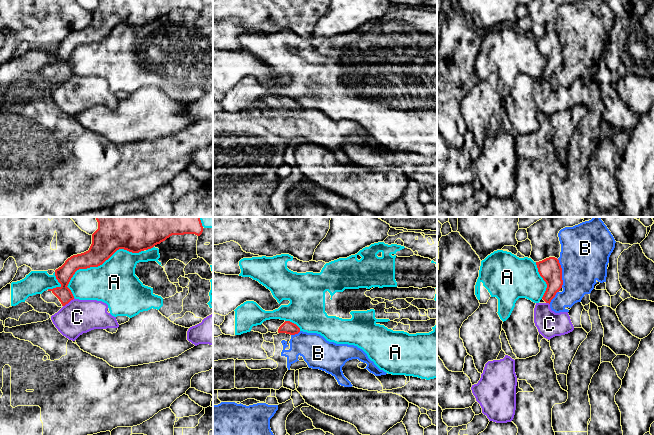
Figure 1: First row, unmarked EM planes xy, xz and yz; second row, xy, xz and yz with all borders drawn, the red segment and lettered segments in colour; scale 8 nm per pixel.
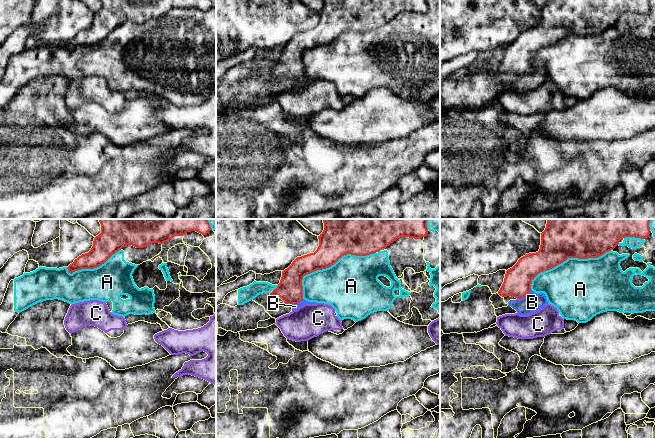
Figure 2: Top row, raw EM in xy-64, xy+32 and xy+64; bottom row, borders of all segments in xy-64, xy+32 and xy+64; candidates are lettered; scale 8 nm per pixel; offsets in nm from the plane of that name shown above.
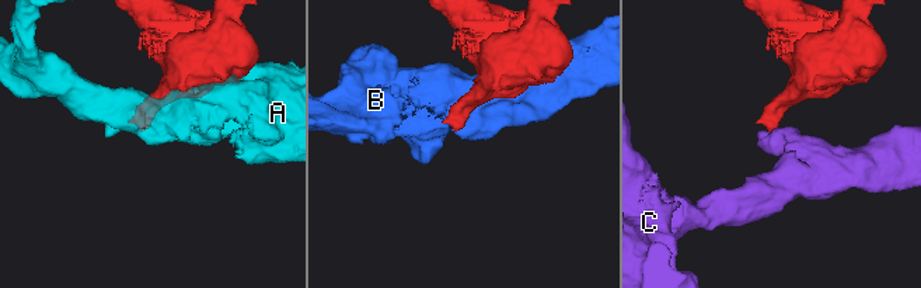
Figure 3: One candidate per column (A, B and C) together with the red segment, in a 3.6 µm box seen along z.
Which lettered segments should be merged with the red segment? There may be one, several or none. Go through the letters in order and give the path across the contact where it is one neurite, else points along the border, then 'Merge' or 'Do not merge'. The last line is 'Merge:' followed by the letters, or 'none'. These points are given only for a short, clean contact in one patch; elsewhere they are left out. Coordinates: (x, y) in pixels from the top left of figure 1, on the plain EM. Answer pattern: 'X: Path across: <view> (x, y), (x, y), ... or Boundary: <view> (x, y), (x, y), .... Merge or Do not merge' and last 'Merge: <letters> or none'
A: Do not merge
B: Do not merge
C: Boundary: xy (74, 74), (63, 82). Do not merge
Merge: none

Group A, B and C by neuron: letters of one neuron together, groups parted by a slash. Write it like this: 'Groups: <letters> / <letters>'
Groups: A / B / C

